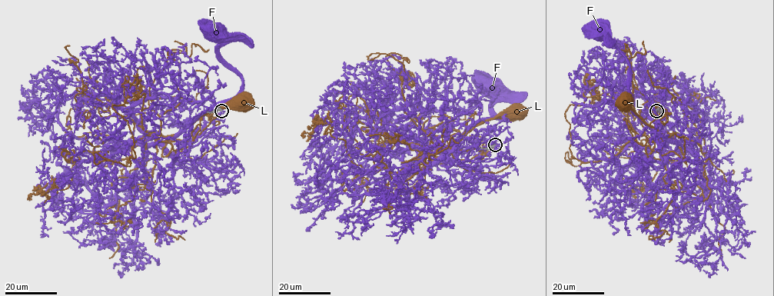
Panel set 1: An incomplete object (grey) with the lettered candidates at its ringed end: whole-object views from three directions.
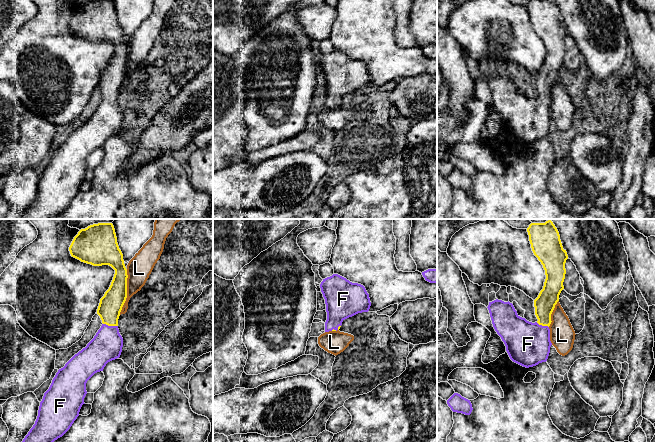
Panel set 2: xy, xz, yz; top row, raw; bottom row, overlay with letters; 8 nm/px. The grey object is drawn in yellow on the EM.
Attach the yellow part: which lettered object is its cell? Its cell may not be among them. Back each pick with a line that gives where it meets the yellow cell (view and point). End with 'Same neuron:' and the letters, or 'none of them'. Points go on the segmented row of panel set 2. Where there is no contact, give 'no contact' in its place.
F: xy (110, 325)
Same neuron: F

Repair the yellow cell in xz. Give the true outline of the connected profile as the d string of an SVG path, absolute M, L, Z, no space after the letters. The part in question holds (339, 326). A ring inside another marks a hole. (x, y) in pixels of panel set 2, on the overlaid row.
M338 274L323 279L320 288L327 312L325 332L339 330L345 319L370 309L371 302L365 287Z

